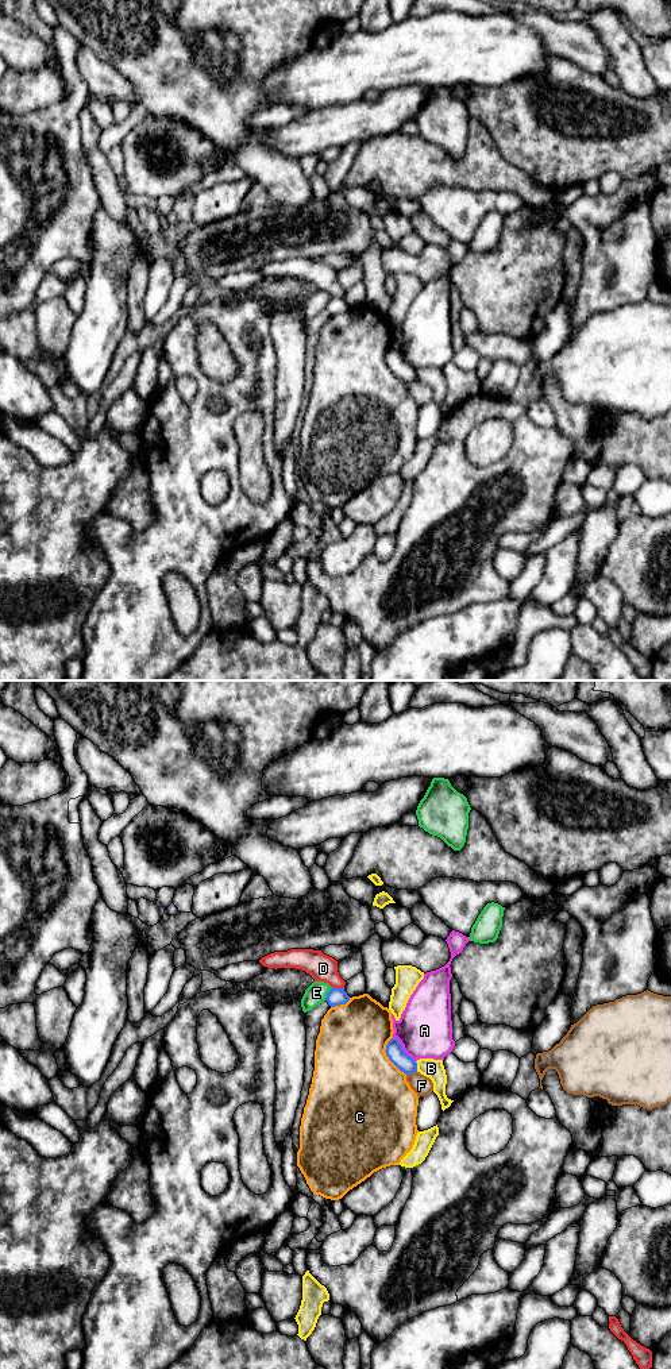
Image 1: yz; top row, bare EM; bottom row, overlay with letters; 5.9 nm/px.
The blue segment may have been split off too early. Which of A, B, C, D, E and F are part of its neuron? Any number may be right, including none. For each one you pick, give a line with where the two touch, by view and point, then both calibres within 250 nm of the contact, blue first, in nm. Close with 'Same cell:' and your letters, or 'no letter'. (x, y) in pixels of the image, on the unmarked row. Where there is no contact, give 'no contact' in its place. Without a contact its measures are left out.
Same cell: no letter

